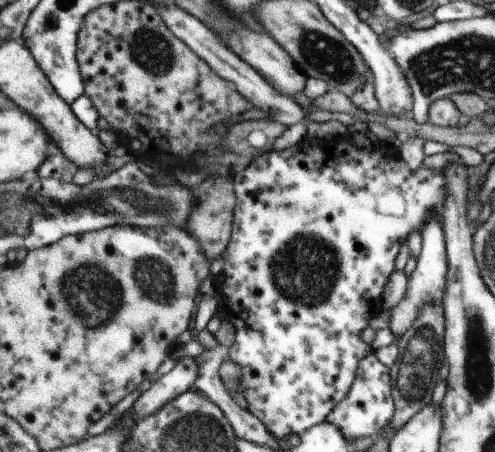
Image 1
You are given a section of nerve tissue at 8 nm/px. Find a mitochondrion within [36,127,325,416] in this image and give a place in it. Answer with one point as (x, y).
(99, 295)

